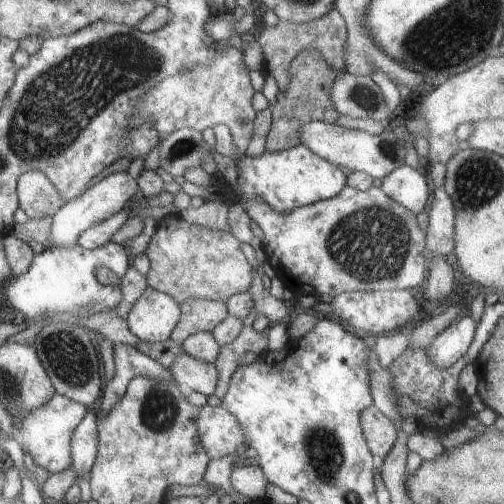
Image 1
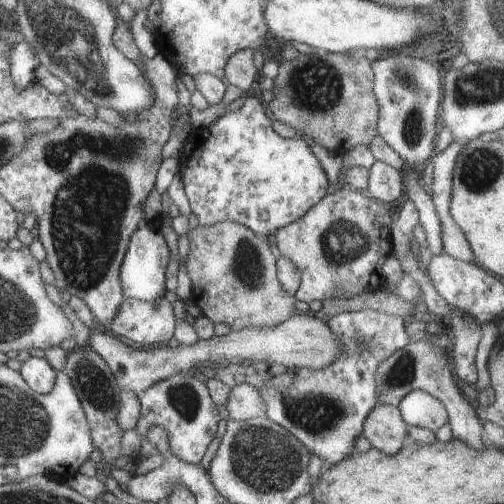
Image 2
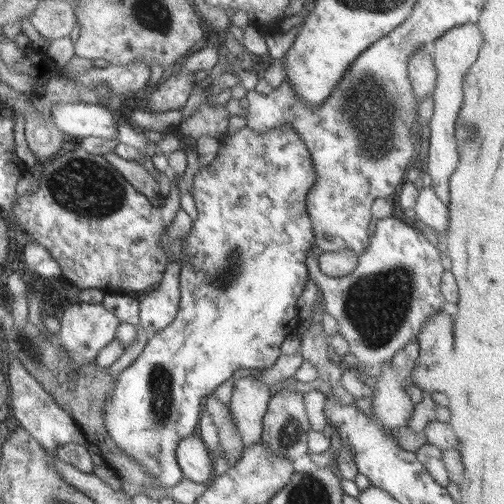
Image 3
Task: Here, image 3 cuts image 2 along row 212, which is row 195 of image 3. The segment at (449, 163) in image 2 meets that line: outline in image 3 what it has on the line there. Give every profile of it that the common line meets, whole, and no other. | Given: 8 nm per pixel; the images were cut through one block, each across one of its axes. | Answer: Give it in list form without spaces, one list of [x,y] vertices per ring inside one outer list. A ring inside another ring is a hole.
[[[465,24],[465,26],[455,26],[453,30],[447,30],[439,40],[435,40],[431,48],[433,56],[433,66],[437,72],[437,82],[435,82],[435,92],[433,92],[433,116],[429,120],[429,146],[427,146],[427,166],[425,172],[431,176],[431,190],[439,196],[443,204],[449,204],[449,180],[451,174],[455,172],[459,164],[459,150],[455,142],[455,116],[461,108],[463,100],[463,76],[467,70],[475,64],[477,54],[481,50],[483,38],[481,30],[477,24]]]

